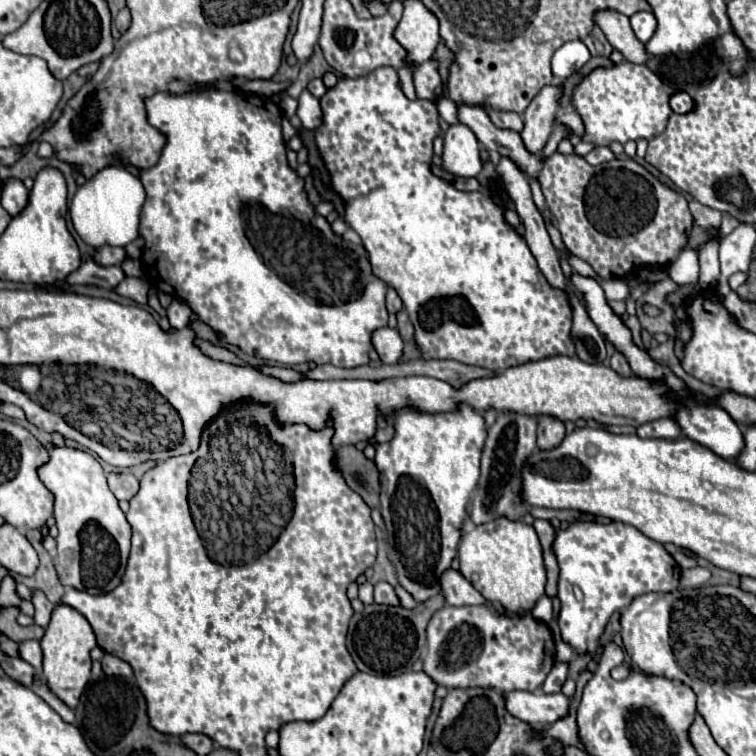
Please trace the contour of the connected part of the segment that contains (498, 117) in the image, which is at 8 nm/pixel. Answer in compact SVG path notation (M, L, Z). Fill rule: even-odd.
M484 106L486 114L490 116L490 120L498 126L498 128L510 128L520 132L522 130L522 118L516 112L506 112L506 110L496 110L492 106Z

